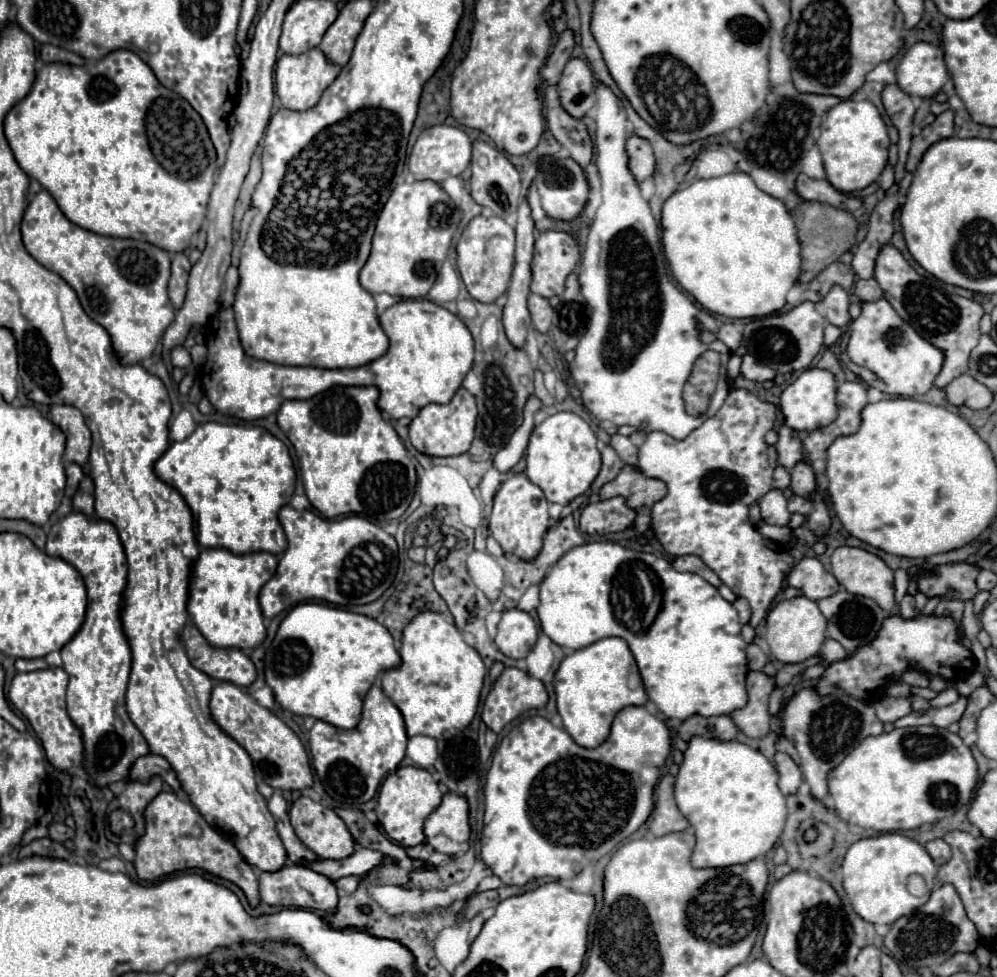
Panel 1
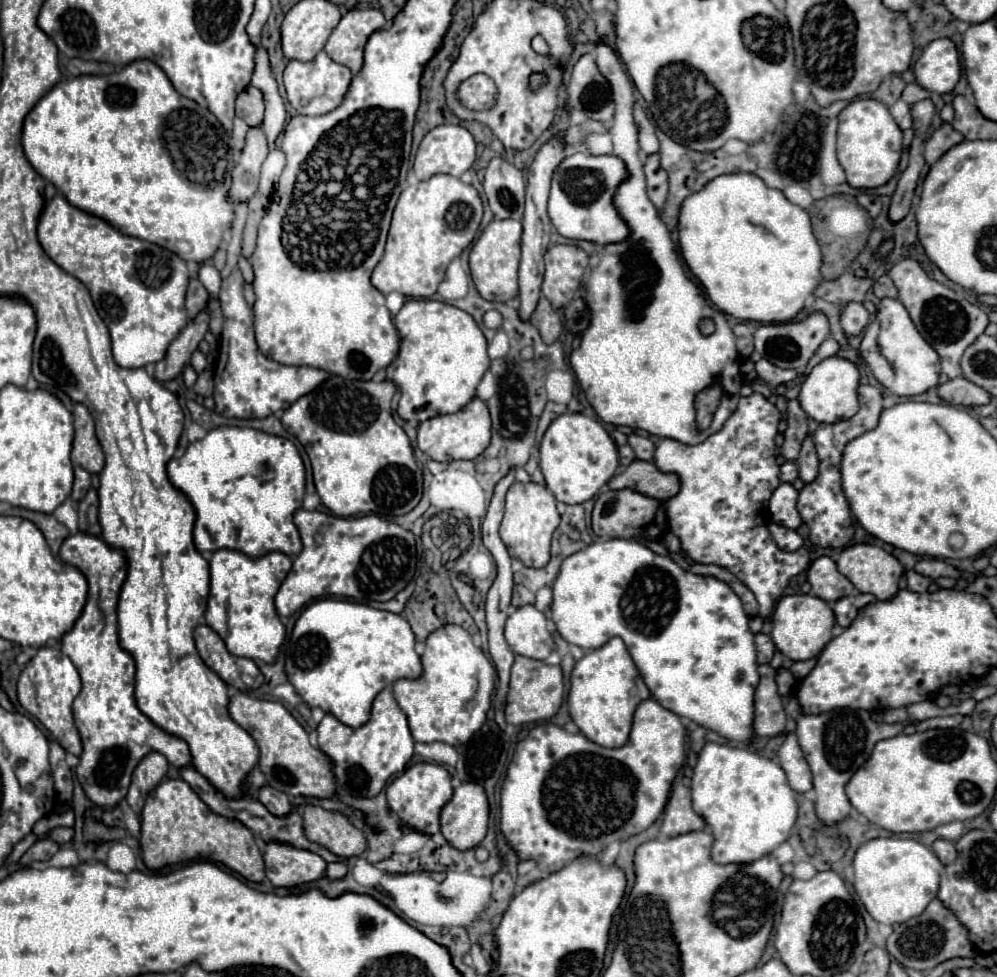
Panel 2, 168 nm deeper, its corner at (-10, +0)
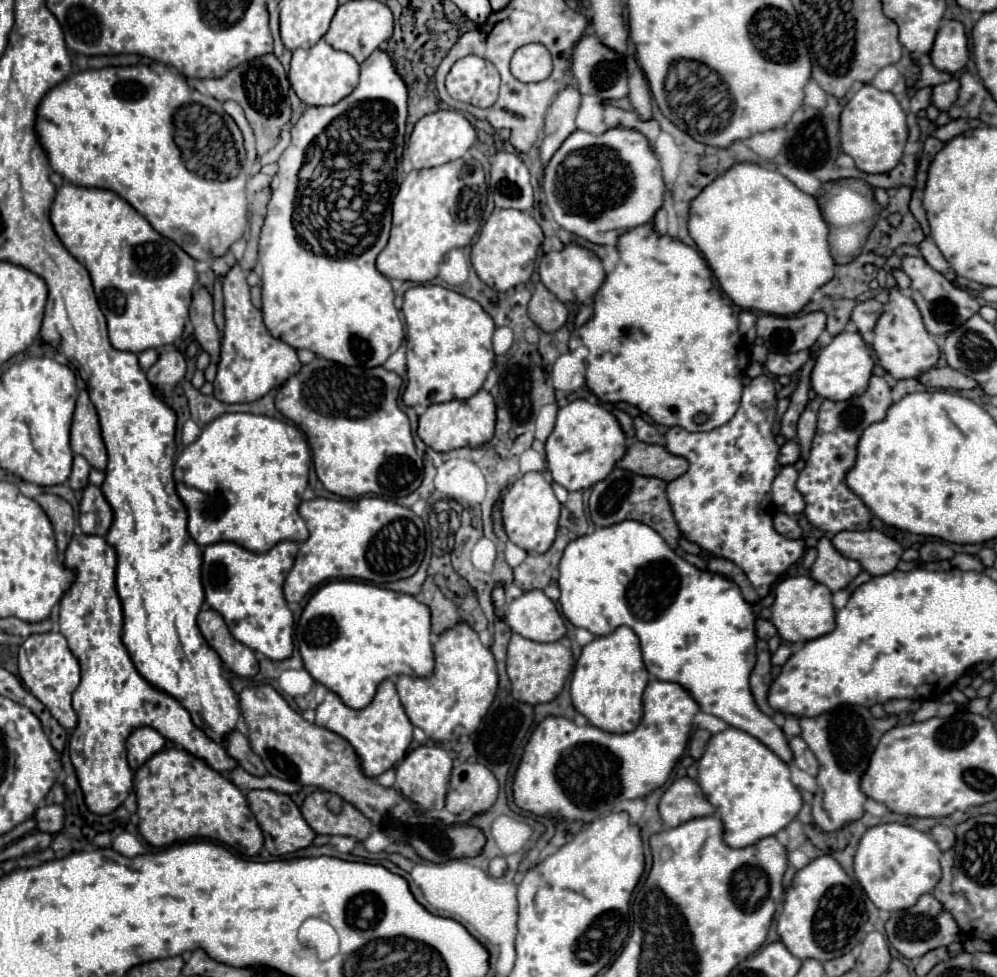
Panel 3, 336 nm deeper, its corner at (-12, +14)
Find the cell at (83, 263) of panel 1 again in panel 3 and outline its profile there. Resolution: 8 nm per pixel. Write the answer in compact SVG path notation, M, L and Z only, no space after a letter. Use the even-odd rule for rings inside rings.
M64 183L56 193L50 221L64 247L88 269L94 293L98 297L98 305L108 323L110 343L116 349L142 353L152 347L172 345L180 339L188 321L192 291L198 281L194 259L188 253L184 253L174 241L156 233L128 201L108 189L88 189Z

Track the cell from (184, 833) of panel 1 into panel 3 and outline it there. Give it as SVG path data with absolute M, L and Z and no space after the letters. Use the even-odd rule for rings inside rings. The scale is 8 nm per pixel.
M168 747L154 753L136 769L134 787L138 803L136 813L140 817L138 831L156 847L202 837L230 847L238 845L242 855L254 857L264 845L262 831L248 809L244 793L222 773L208 767L204 759L194 757L186 749Z

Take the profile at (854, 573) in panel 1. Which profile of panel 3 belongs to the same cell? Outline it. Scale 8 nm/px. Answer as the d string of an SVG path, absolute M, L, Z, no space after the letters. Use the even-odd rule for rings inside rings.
M876 529L840 531L832 537L832 545L844 557L860 561L864 571L870 575L890 573L902 557L900 543Z

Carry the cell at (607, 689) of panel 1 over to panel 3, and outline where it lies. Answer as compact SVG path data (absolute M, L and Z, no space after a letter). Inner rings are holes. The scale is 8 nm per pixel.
M618 627L614 633L596 637L582 649L570 683L572 703L594 727L608 733L628 733L636 729L644 715L642 693L648 679L640 639L630 627Z

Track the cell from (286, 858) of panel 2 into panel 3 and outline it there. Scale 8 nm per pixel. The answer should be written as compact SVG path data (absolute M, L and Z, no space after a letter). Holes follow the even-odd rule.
M254 789L254 791L248 791L246 799L248 799L248 805L250 805L250 811L254 813L254 817L256 817L258 825L264 833L264 847L270 855L278 857L278 855L294 853L298 849L312 845L316 833L304 821L300 809L296 807L296 803L292 801L290 795L276 793L276 791L270 791L270 789Z

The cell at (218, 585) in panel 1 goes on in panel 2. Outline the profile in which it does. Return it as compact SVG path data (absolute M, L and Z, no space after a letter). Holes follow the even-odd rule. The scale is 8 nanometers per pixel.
M218 549L210 559L210 597L204 613L206 623L222 637L226 649L232 655L262 659L272 663L286 629L276 613L274 595L292 567L292 559L284 553L268 553L262 557L248 557L240 551Z

